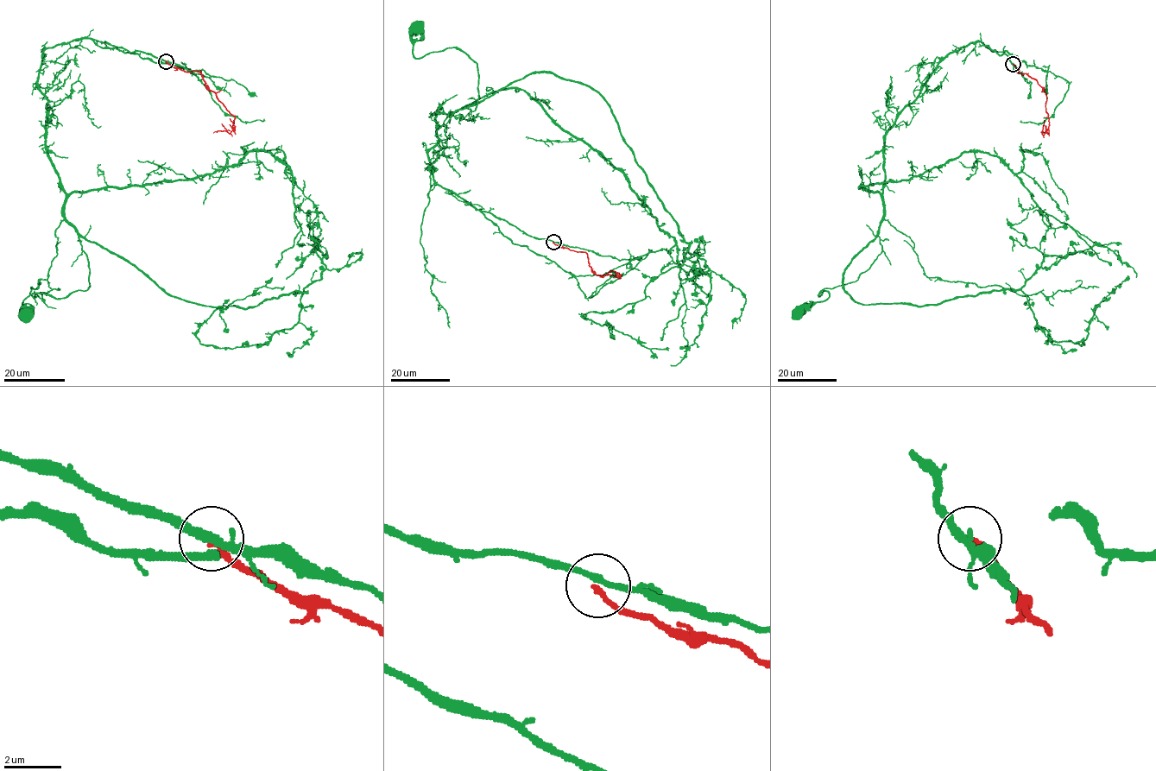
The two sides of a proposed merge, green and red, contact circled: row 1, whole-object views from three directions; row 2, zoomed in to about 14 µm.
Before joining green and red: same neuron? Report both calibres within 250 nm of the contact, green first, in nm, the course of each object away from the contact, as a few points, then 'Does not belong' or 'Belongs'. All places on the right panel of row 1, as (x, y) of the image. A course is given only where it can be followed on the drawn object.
Thickness 240 nm (green) against 180 nm. Course of green: (1013, 64), (981, 41), (938, 64), (885, 135), (881, 252), (855, 281), (824, 288), (825, 300), (798, 312). Course of red: (1013, 64), (1021, 74), (1036, 80), (1045, 92), (1048, 129), (1043, 135), (1041, 132), (1047, 134). Does not belong

